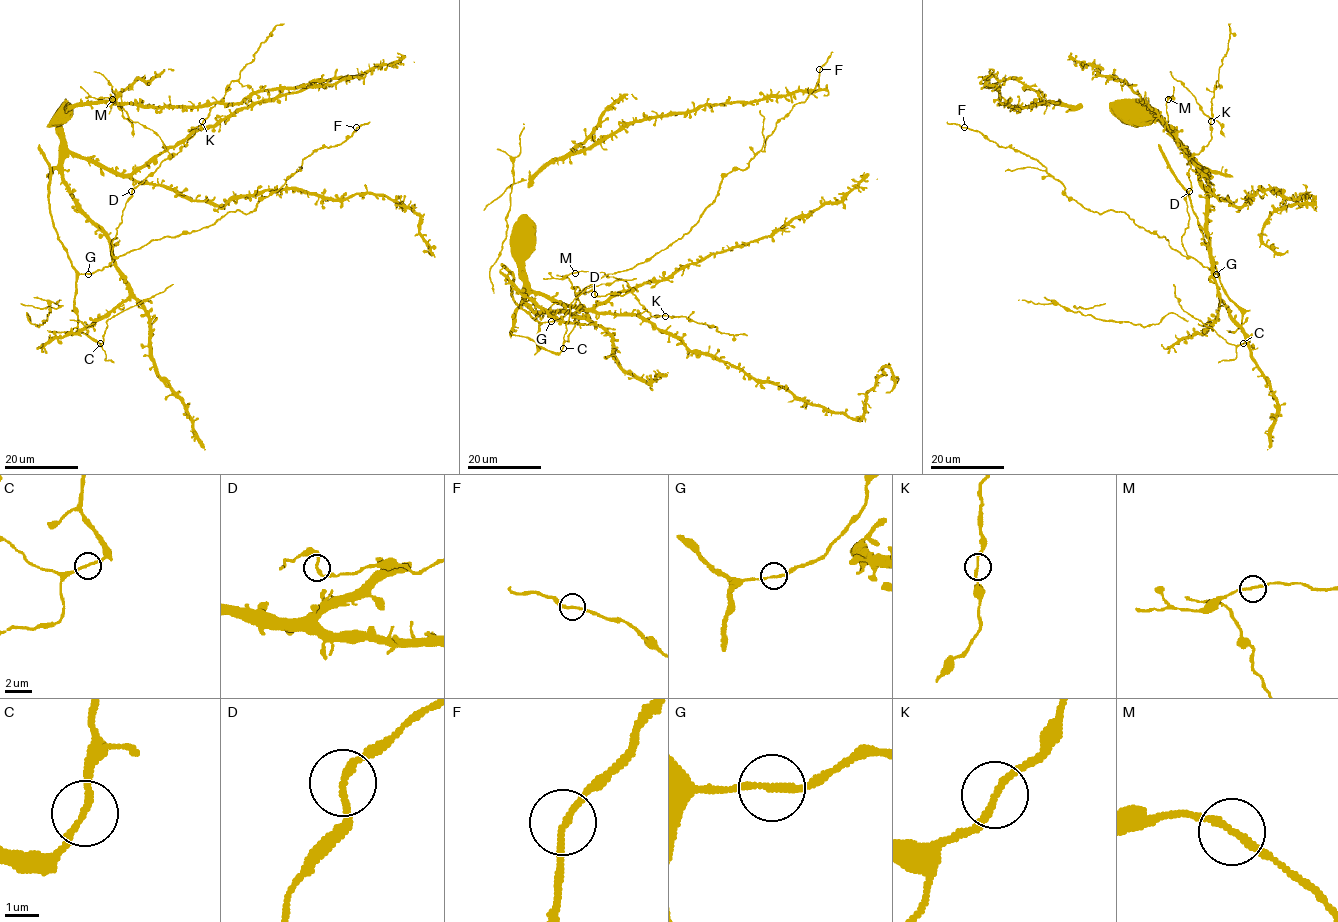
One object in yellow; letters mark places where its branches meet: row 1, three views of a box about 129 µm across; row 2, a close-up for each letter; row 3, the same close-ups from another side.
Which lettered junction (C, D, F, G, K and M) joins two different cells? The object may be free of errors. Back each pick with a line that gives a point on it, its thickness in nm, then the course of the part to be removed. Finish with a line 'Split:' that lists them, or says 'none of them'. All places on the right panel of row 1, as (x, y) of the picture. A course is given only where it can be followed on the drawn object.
Split: none of them

